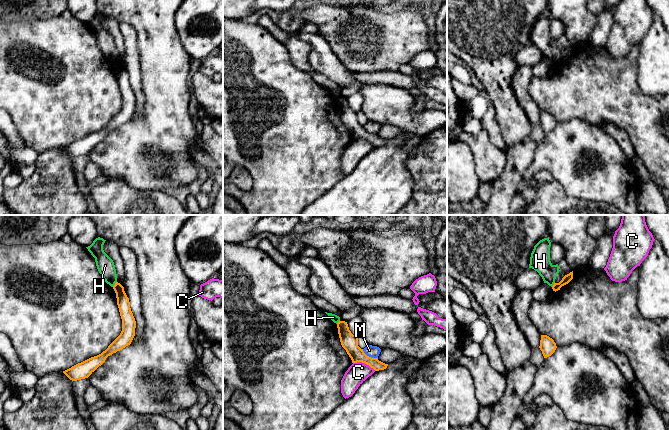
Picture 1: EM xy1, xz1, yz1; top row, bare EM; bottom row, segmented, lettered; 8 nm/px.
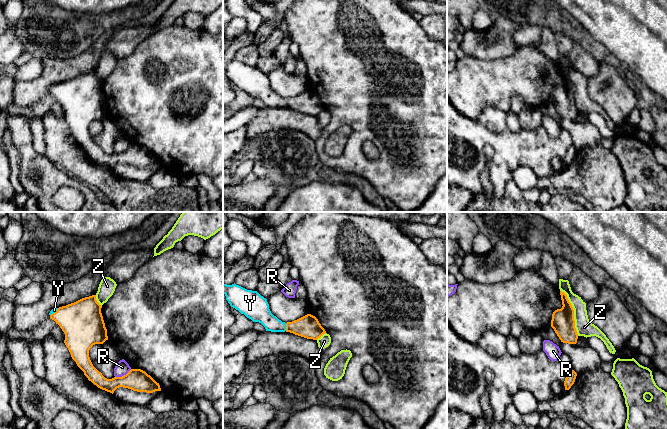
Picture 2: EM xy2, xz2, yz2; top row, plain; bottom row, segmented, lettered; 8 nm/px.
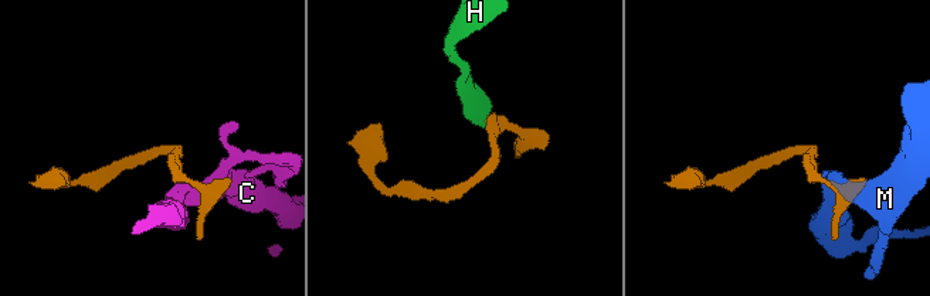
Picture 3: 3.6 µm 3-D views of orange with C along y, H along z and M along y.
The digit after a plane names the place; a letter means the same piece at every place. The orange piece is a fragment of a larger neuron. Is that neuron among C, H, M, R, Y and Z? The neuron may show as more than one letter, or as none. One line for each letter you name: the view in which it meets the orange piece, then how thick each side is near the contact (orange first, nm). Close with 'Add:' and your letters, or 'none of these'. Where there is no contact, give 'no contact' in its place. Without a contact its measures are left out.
Y: xz2 | 190/160 nm
Add: Y

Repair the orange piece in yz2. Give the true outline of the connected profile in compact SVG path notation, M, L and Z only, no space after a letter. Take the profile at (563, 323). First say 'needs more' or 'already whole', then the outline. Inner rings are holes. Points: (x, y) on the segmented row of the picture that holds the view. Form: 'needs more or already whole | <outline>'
already whole | M560 291L562 308L552 314L551 327L563 343L576 344L578 334L575 328L574 309L567 295Z

